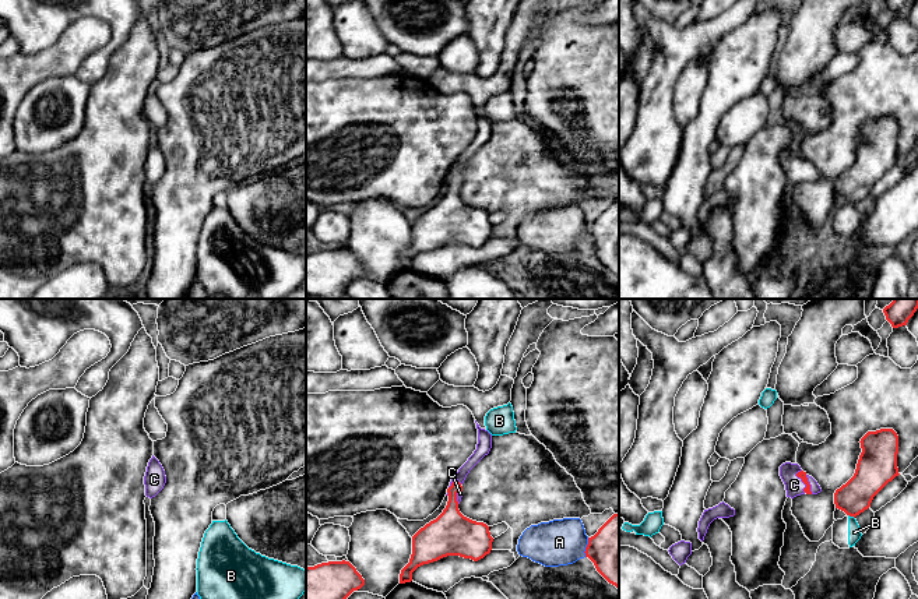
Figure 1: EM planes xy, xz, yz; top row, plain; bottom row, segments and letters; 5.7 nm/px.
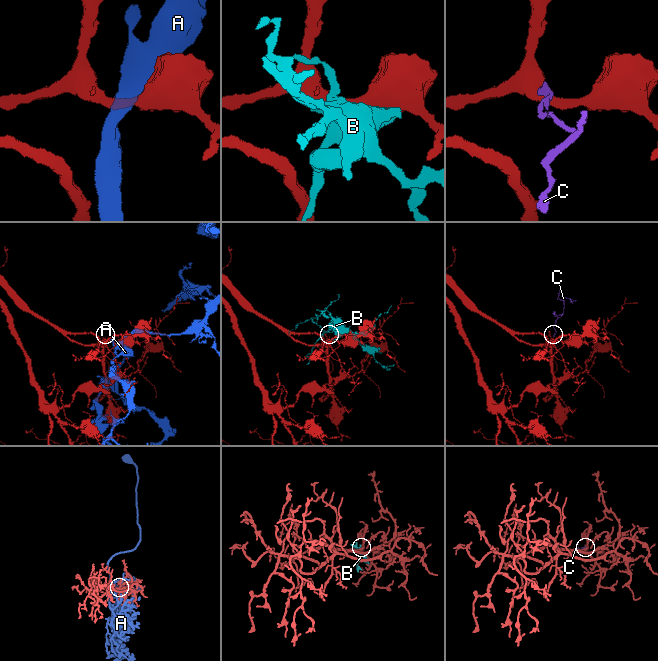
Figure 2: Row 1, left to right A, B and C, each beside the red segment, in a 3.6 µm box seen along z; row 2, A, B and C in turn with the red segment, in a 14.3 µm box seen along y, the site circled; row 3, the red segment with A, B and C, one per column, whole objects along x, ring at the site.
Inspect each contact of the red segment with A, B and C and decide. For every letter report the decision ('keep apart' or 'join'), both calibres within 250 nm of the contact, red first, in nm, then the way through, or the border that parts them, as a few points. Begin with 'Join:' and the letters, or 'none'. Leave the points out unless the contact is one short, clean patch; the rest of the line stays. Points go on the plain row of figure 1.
Join: C
A: keep apart; 320 nm thick on the red side, 260 nm on the other
B: keep apart; 190 nm thick on the red side, 80 nm on the other; border along yz (848, 201), (854, 205)
C: join; 50 nm thick on the red side, 110 nm on the other; runs through yz (802, 162), (805, 171), (794, 172)

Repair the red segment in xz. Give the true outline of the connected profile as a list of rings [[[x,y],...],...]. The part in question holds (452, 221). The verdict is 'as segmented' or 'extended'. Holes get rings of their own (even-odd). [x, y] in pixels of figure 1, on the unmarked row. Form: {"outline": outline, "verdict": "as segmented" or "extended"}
{"outline": [[[478,116],[478,131],[474,141],[453,163],[447,176],[447,193],[443,200],[412,223],[412,242],[409,250],[401,257],[400,271],[411,269],[412,260],[423,253],[447,243],[460,243],[478,249],[492,237],[493,225],[489,214],[483,209],[464,204],[458,191],[462,184],[462,170],[469,158],[489,141],[492,135],[492,121]]], "verdict": "extended"}

